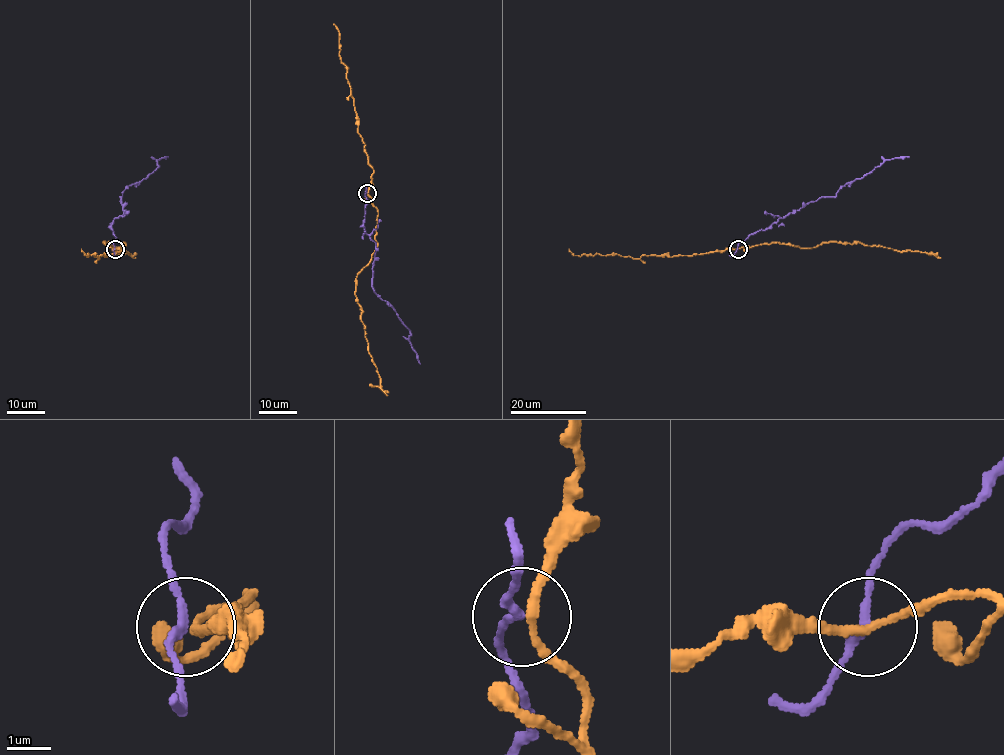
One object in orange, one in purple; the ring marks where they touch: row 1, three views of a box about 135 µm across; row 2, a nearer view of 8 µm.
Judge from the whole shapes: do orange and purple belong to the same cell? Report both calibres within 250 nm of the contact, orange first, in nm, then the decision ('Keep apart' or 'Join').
Thickness 180 nm (orange) against 190 nm. Keep apart

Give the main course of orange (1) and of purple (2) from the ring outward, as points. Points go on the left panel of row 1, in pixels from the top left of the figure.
1: (115, 249), (126, 245), (110, 248), (103, 242), (135, 257)
2: (114, 249), (112, 224), (123, 213), (120, 197), (128, 186), (151, 173), (158, 159), (168, 157)

